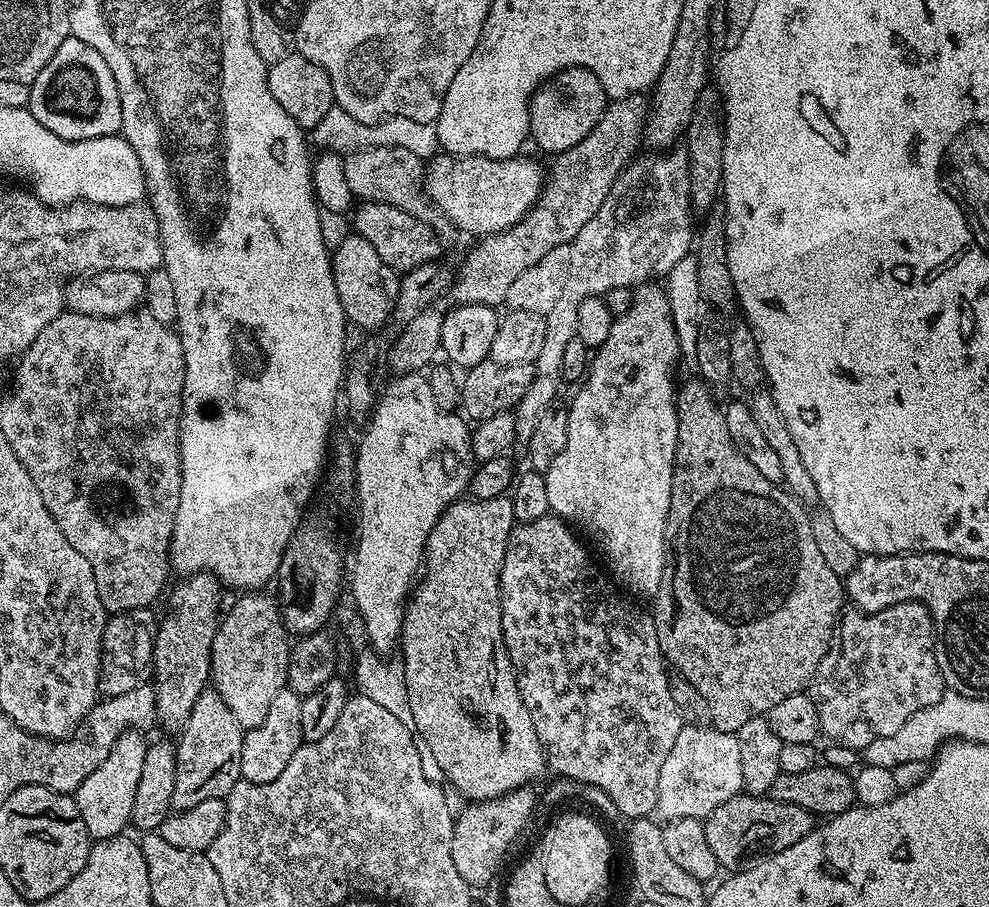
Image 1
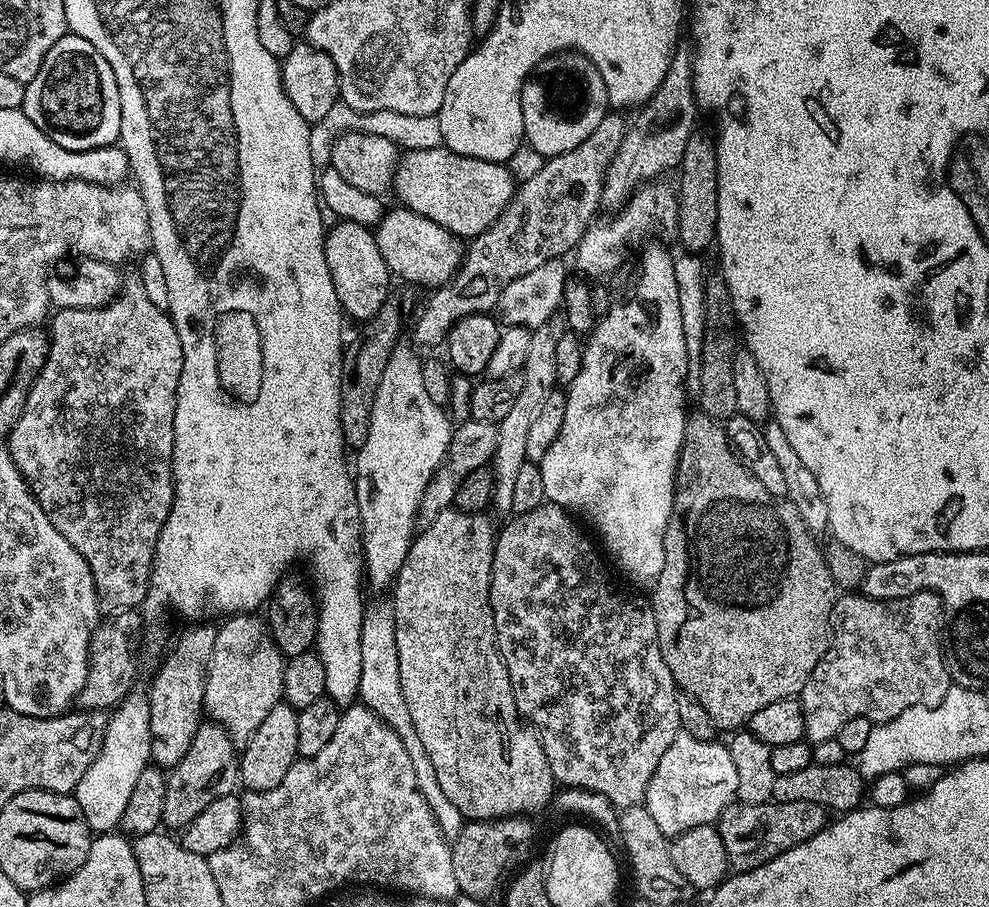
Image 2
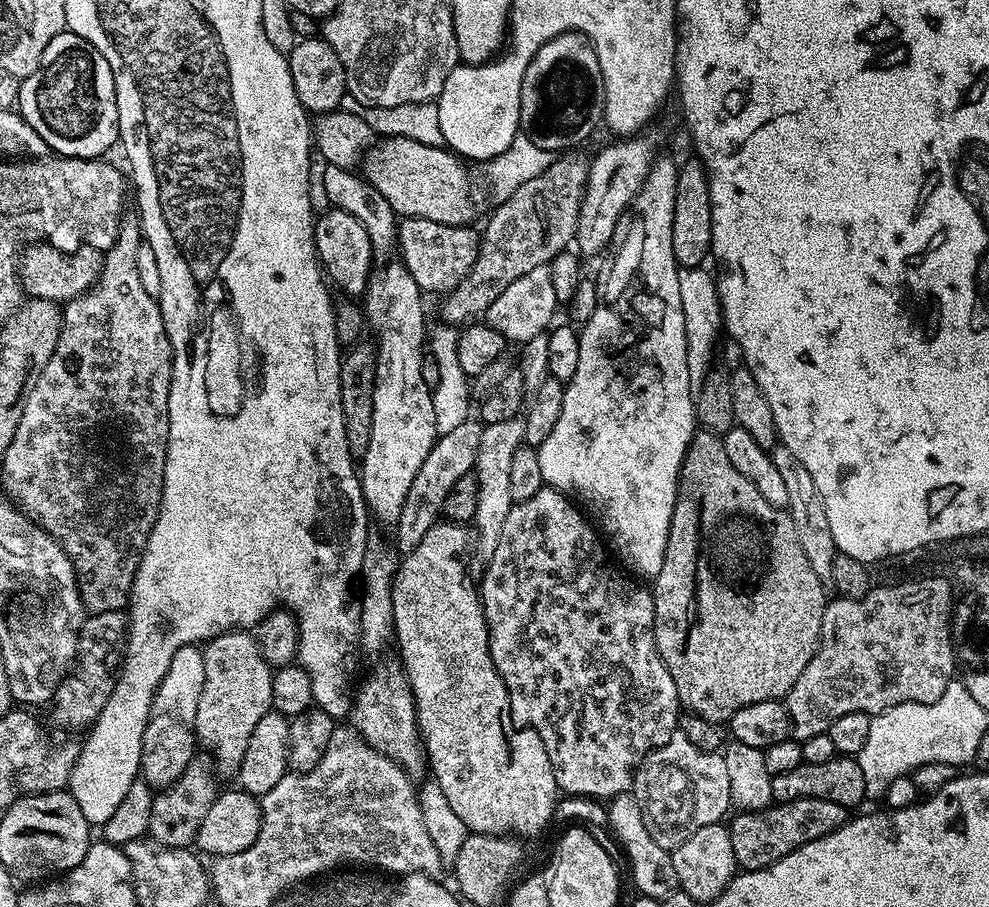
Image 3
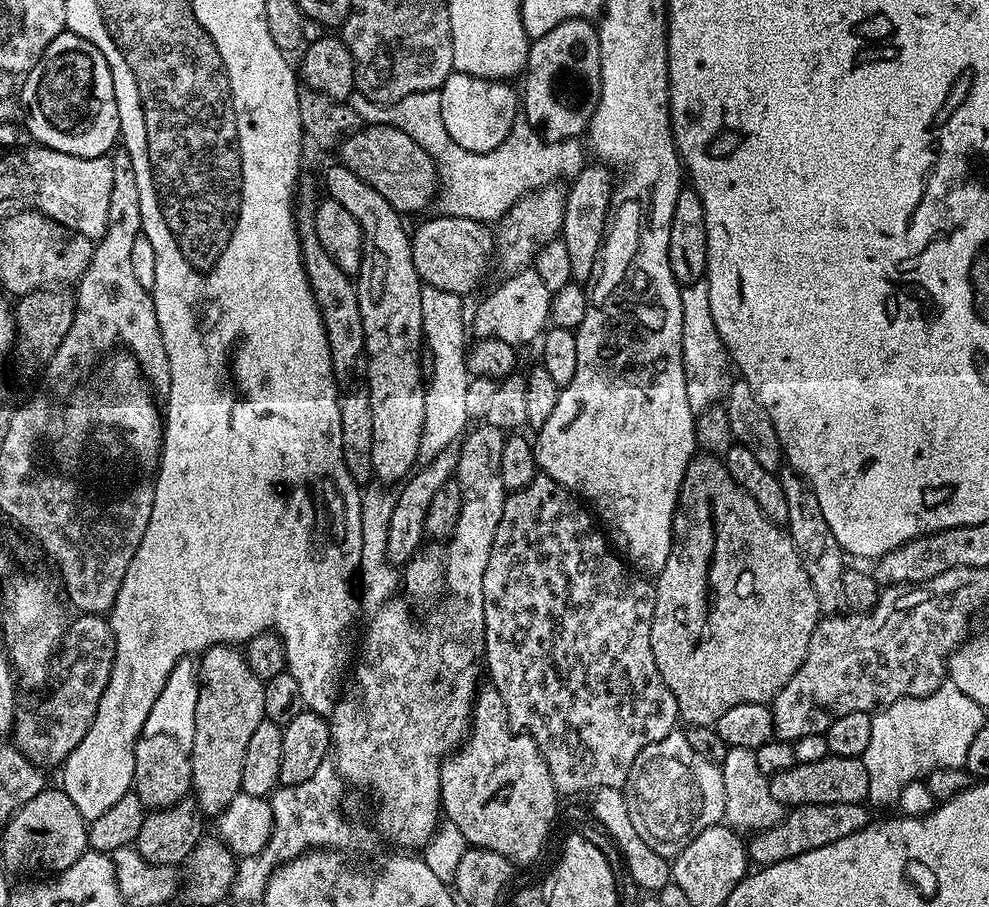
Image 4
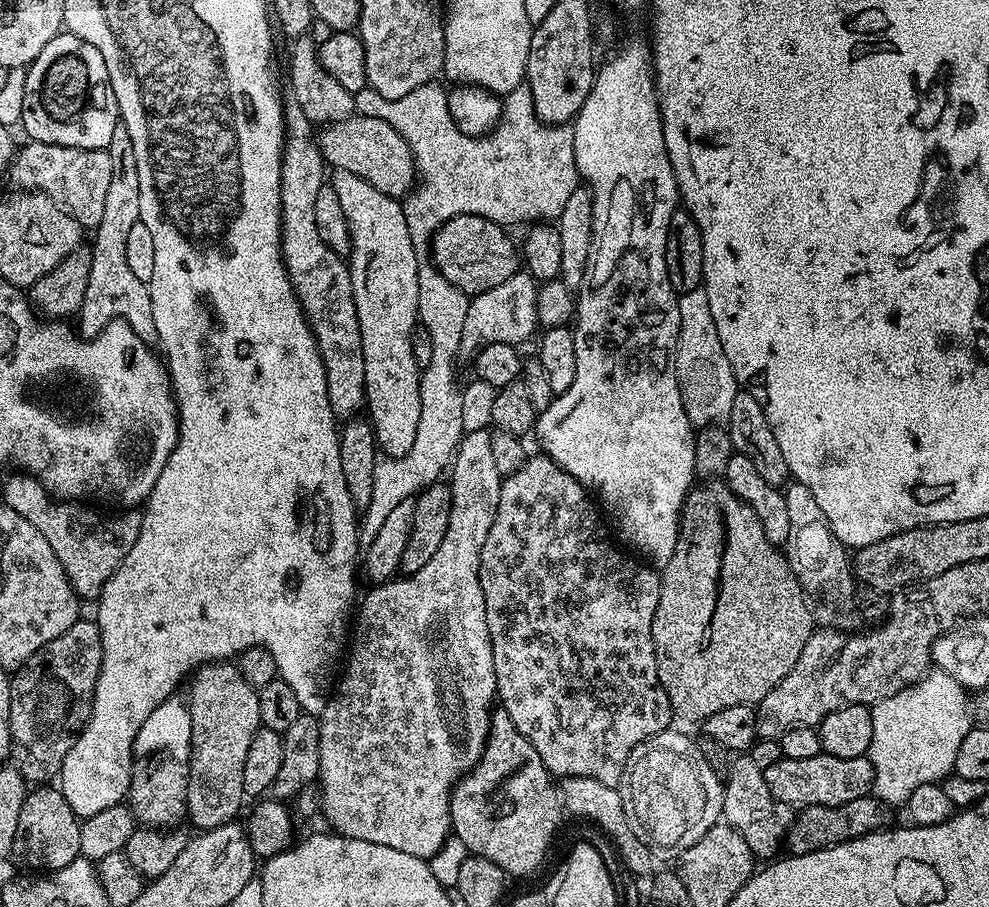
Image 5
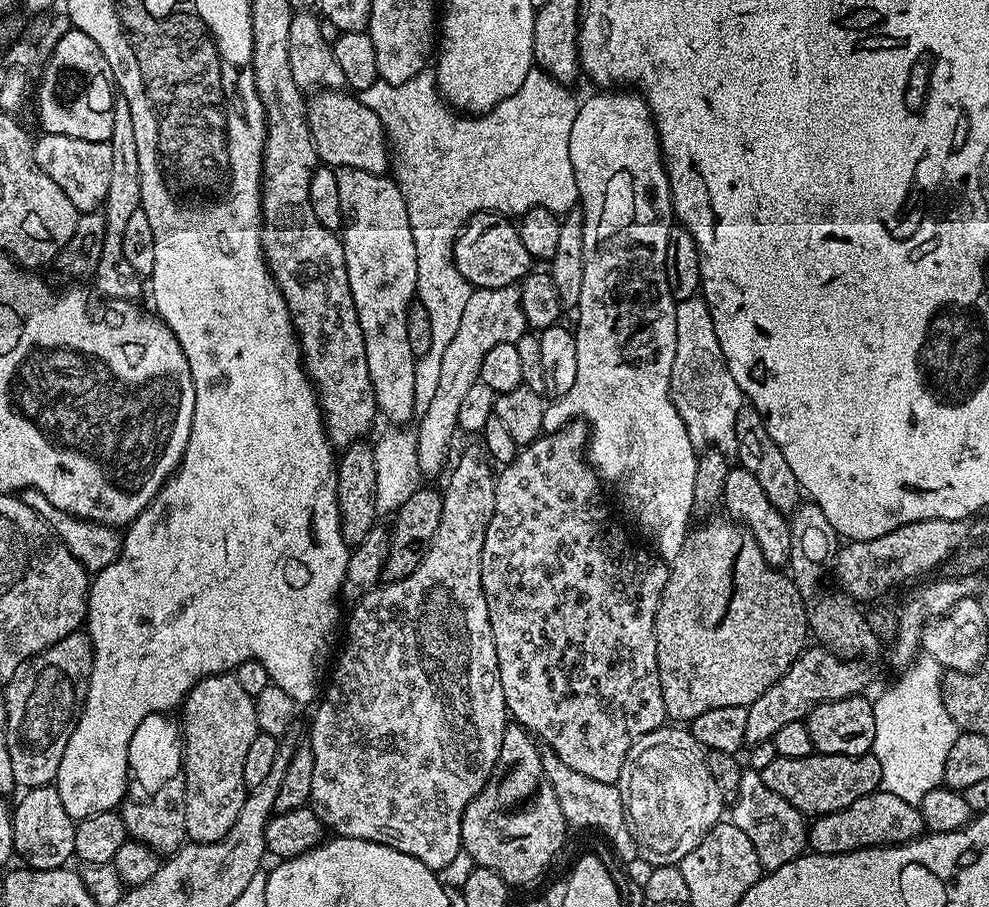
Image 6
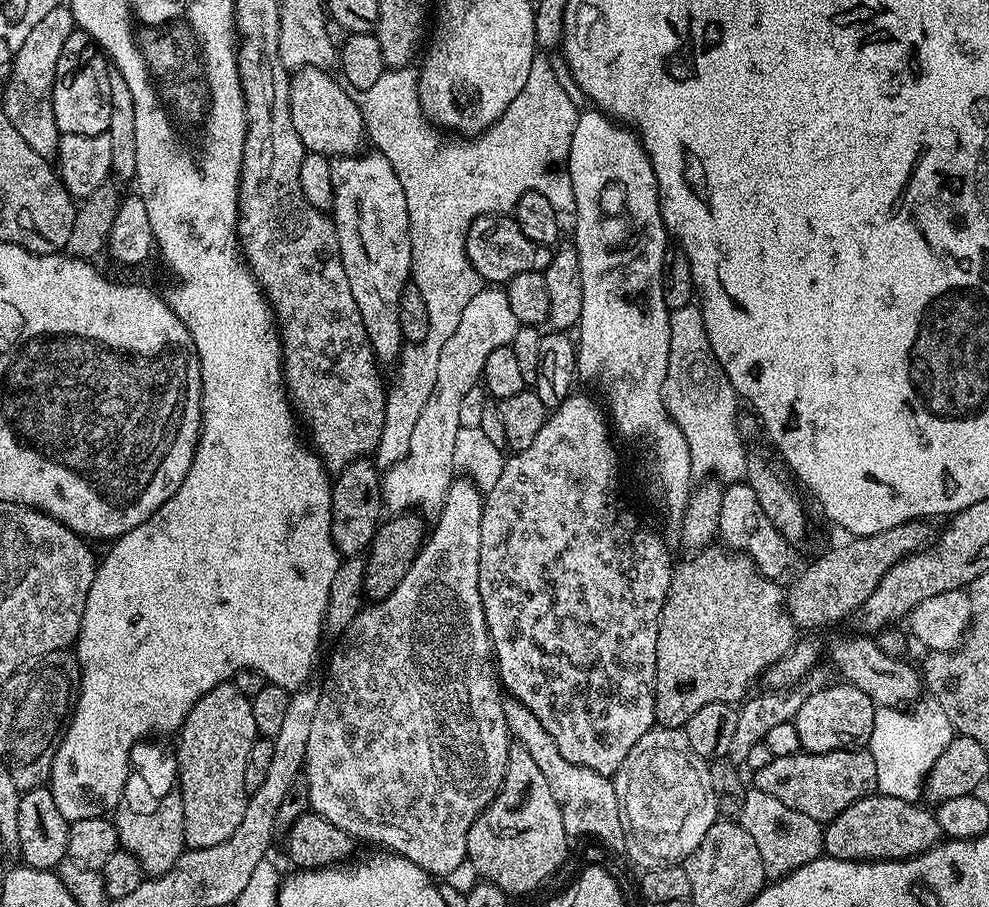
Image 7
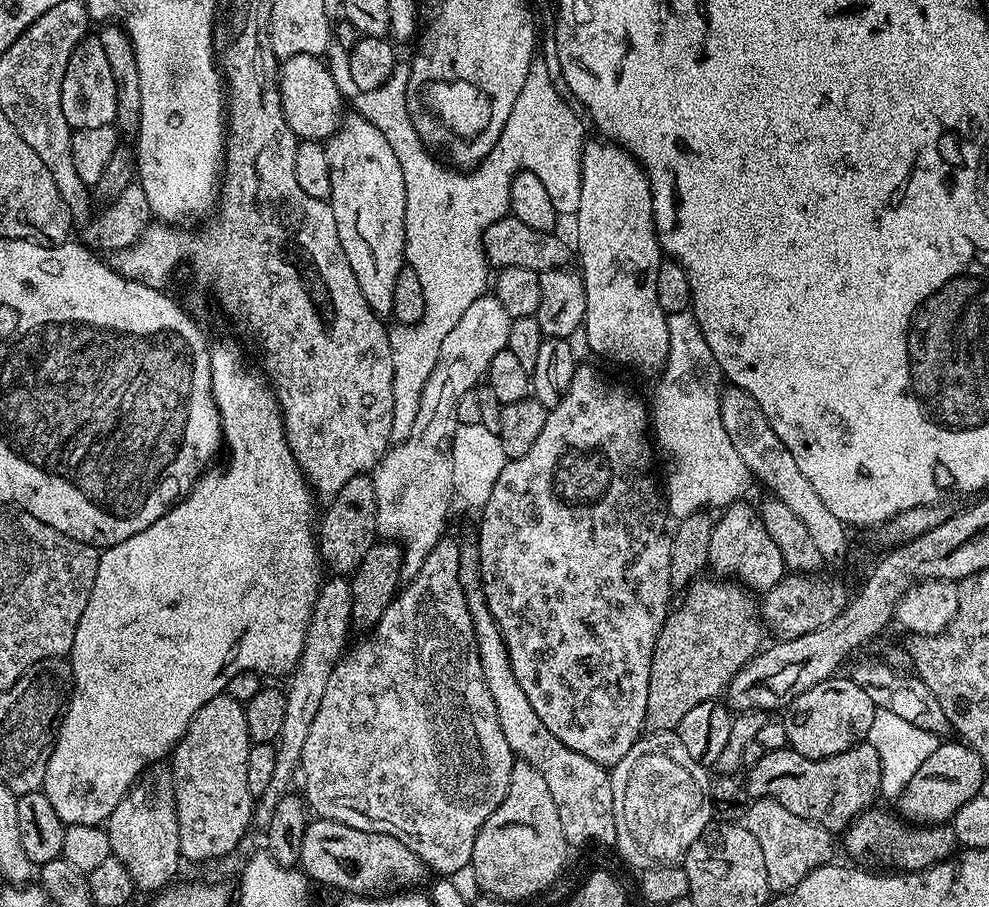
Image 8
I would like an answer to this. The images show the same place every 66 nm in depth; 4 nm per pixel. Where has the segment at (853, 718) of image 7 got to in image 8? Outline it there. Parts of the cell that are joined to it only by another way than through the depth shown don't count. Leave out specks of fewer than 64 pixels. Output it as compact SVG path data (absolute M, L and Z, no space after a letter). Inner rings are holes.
M840 674L818 682L818 686L810 686L810 690L799 692L783 713L788 747L802 754L802 758L811 760L842 754L855 744L867 741L877 711L870 694L866 694L866 690L862 690L862 686L855 684L847 675Z

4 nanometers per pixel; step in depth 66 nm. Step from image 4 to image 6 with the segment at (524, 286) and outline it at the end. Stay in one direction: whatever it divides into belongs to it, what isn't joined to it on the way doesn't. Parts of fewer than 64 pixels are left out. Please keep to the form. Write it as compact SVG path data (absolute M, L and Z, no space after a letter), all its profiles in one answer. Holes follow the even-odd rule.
M519 287L477 288L470 294L470 302L466 302L466 310L462 313L462 326L458 326L458 334L454 334L450 346L446 346L446 354L442 354L438 391L430 406L419 417L420 429L414 432L421 473L445 471L449 463L448 447L452 444L452 435L458 432L458 406L470 391L470 386L479 381L482 358L486 358L487 352L498 346L498 342L516 343L518 338L526 334L527 328L528 323L520 309Z

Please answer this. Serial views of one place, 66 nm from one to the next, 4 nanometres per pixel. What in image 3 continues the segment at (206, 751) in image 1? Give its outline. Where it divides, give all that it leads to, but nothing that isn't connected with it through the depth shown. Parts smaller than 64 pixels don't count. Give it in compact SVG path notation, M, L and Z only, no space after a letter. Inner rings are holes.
M193 758L186 770L182 770L178 782L157 791L152 797L148 836L152 843L159 844L162 848L188 848L195 845L198 826L202 826L210 806L216 801L218 787L216 788L213 761L200 759Z

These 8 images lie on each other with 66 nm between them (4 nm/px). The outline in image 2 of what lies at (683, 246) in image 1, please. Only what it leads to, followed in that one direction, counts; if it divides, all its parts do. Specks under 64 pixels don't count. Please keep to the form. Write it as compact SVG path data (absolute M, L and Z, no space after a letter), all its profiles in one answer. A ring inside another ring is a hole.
M656 178L651 182L641 183L628 199L613 211L616 213L609 220L597 219L589 227L574 249L576 264L586 275L604 276L607 272L618 271L623 266L628 251L636 247L639 249L645 243L644 235L651 228L661 228L669 234L675 233L678 218L678 202L676 201L678 192L673 185L671 188L662 181L663 179ZM559 315L551 316L542 326L531 329L530 350L526 353L526 362L522 369L524 385L521 383L516 390L514 406L510 406L510 414L496 424L496 452L490 461L490 467L496 478L496 489L492 491L491 507L506 514L512 512L514 502L514 477L518 469L528 460L526 454L526 437L530 435L530 426L542 410L542 402L546 402L548 393L557 387L558 381L554 362L558 354L558 342L566 331L566 324Z

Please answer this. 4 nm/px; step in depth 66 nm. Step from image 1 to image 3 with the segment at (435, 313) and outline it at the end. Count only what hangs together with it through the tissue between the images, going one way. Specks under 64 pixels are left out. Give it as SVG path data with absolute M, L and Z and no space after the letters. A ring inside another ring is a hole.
M574 154L553 159L550 167L538 174L538 178L530 178L526 186L518 186L510 198L495 205L484 232L482 228L478 258L474 266L470 266L470 274L458 282L453 292L443 297L444 305L440 308L439 317L443 323L460 326L473 318L483 317L490 302L494 302L510 282L522 278L522 274L530 274L530 270L551 264L558 253L575 241L589 157L570 155Z

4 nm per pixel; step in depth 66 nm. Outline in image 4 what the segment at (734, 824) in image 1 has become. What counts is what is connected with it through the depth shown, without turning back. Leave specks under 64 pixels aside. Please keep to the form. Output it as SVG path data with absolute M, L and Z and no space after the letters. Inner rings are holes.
M834 802L833 804L795 805L791 810L785 811L784 817L774 826L763 828L761 832L751 833L746 844L749 861L756 866L777 864L803 852L818 850L818 846L838 842L838 838L846 838L846 834L854 834L870 823L867 810L869 811L863 803Z

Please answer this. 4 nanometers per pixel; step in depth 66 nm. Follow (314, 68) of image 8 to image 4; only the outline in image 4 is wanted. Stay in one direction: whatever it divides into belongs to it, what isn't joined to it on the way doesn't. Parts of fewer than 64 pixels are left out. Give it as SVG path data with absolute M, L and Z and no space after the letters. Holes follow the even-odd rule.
M370 124L361 127L359 132L344 137L338 145L339 163L358 174L362 182L374 186L390 206L401 214L420 212L431 205L438 195L438 177L436 163L402 130L392 124Z

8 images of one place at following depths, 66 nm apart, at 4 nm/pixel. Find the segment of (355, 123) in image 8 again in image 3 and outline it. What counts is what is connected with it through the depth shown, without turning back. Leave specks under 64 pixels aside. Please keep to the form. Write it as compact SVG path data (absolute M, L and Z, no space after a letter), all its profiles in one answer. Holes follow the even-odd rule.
M333 164L327 165L324 172L324 196L331 207L346 210L346 214L354 214L358 222L362 222L362 230L370 234L372 247L372 273L362 297L362 311L367 323L376 331L374 343L376 346L376 381L374 382L374 426L370 434L370 446L366 446L366 454L358 464L358 475L364 500L368 511L388 526L395 525L402 502L406 502L406 493L410 491L410 482L414 482L414 474L426 462L426 454L436 444L438 435L434 422L434 402L432 389L428 388L422 378L422 360L426 353L426 328L424 332L424 300L418 282L410 278L406 266L400 260L396 243L398 217L396 212L378 194L374 186L365 180L363 175L347 168L339 168Z

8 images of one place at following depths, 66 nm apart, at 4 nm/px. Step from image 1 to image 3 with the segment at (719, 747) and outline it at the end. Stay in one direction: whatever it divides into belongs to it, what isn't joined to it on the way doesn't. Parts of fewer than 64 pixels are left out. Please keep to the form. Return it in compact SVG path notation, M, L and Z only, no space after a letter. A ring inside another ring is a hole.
M679 734L651 752L636 770L632 795L641 808L646 830L660 847L674 850L694 830L721 823L732 808L730 777L720 752L703 752Z

